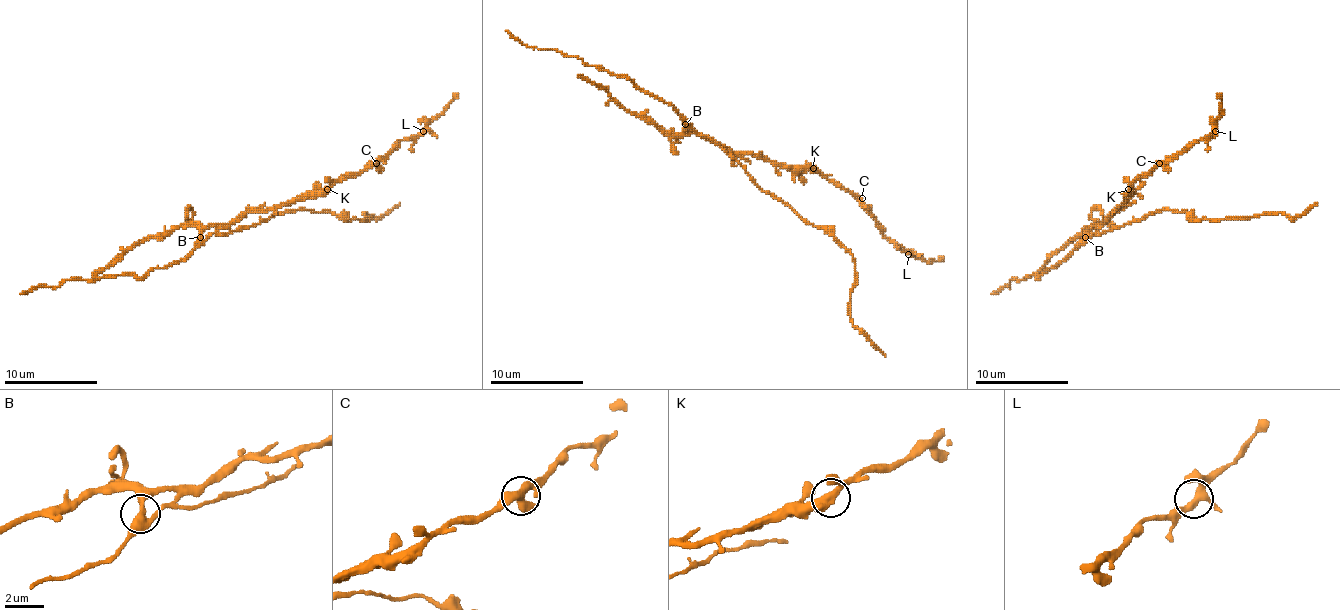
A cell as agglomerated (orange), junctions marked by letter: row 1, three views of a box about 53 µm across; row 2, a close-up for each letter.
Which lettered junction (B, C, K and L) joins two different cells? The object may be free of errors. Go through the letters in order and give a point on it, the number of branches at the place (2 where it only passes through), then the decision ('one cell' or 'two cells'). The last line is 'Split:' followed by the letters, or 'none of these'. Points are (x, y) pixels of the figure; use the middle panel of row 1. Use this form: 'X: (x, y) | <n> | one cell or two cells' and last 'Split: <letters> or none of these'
B: (685, 124) | 3 | two cells
C: (862, 198) | 3 | one cell
K: (813, 168) | 3 | one cell
L: (908, 254) | 3 | one cell
Split: B

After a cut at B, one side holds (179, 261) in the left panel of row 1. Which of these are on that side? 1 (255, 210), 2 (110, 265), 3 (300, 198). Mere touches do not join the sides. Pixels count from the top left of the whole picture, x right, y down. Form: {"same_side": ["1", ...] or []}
{"same_side": []}

